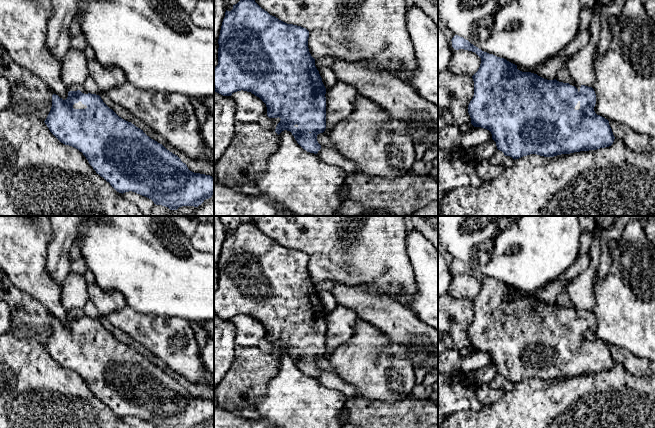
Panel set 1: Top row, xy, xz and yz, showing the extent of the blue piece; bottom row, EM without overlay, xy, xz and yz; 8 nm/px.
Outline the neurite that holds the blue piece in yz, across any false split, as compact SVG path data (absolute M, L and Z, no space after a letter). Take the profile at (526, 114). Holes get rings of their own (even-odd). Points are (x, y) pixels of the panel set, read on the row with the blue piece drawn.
M455 35L451 41L455 50L472 51L481 58L480 67L472 76L474 96L468 105L468 113L474 127L481 127L491 132L497 149L505 156L510 156L514 160L530 154L554 157L561 154L597 150L613 144L615 137L609 121L594 111L596 94L592 87L563 83L556 79L547 80L531 72L522 72L517 69L517 65L482 51L458 35Z

